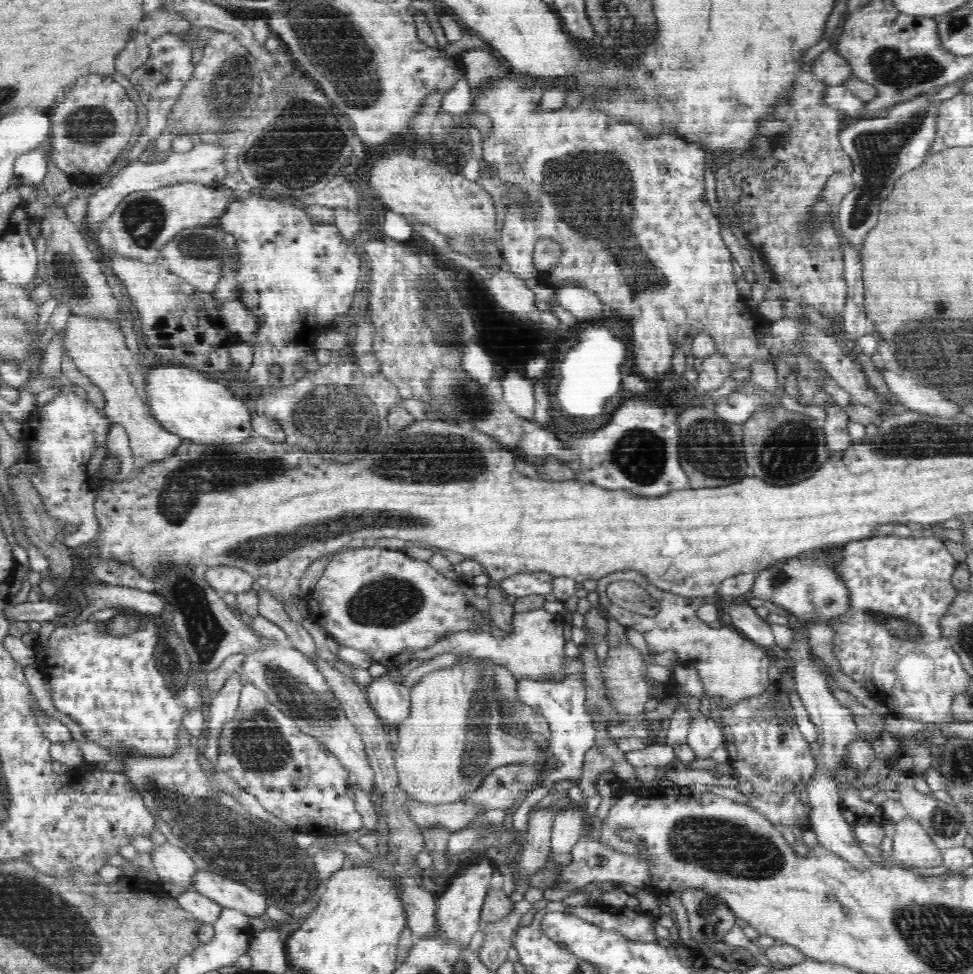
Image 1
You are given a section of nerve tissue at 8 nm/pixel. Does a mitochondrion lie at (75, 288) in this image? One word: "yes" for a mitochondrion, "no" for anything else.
yes

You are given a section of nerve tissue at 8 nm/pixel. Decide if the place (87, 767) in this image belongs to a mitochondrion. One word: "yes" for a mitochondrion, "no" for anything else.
no

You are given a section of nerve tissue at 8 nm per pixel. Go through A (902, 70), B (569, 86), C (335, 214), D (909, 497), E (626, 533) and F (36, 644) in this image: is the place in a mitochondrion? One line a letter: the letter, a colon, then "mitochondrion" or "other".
A: mitochondrion
B: other
C: other
D: other
E: other
F: other

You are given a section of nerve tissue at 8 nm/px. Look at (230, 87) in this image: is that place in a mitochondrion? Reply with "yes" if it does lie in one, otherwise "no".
yes

